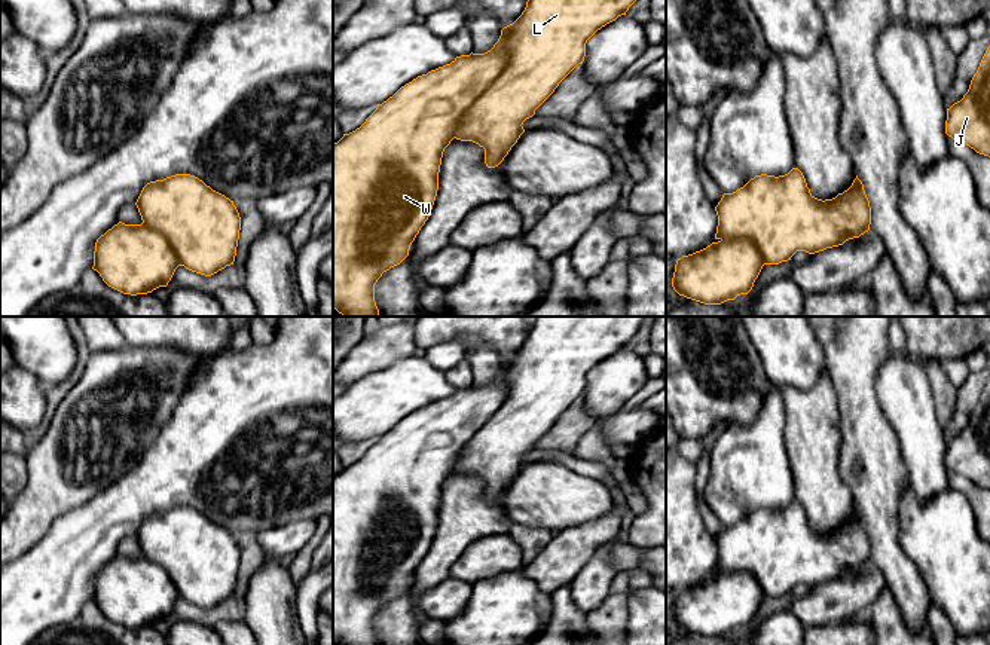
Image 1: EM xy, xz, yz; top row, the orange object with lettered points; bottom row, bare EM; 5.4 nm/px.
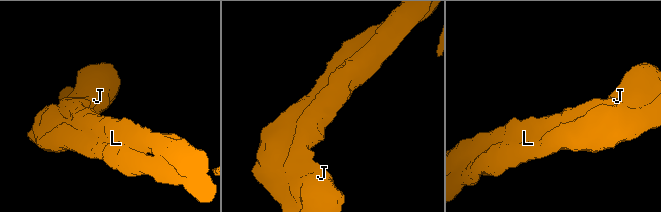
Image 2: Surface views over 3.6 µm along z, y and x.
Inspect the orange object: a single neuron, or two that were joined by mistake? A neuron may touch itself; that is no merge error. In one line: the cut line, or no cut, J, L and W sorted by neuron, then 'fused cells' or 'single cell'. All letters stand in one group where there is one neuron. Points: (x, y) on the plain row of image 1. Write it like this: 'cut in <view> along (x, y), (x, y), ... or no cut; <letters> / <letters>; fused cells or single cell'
cut in xz along (515, 355), (507, 364), (504, 402), (460, 451), (454, 470); J L / W; fused cells

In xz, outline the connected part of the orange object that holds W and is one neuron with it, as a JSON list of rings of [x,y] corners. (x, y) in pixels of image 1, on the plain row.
[[[511,360],[501,363],[491,383],[456,389],[450,397],[406,416],[378,437],[360,461],[333,477],[333,642],[337,645],[379,645],[375,617],[409,589],[412,575],[428,553],[439,523],[443,484],[455,471],[459,450],[504,403],[508,394],[507,364]]]

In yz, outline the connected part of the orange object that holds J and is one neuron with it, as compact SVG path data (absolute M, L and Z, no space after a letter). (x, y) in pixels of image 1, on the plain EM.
M990 379L968 425L947 441L945 467L990 490Z

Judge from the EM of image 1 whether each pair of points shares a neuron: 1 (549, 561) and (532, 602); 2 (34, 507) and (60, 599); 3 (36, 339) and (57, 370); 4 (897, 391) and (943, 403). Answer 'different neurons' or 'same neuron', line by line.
1: different neurons
2: different neurons
3: same neuron
4: different neurons

